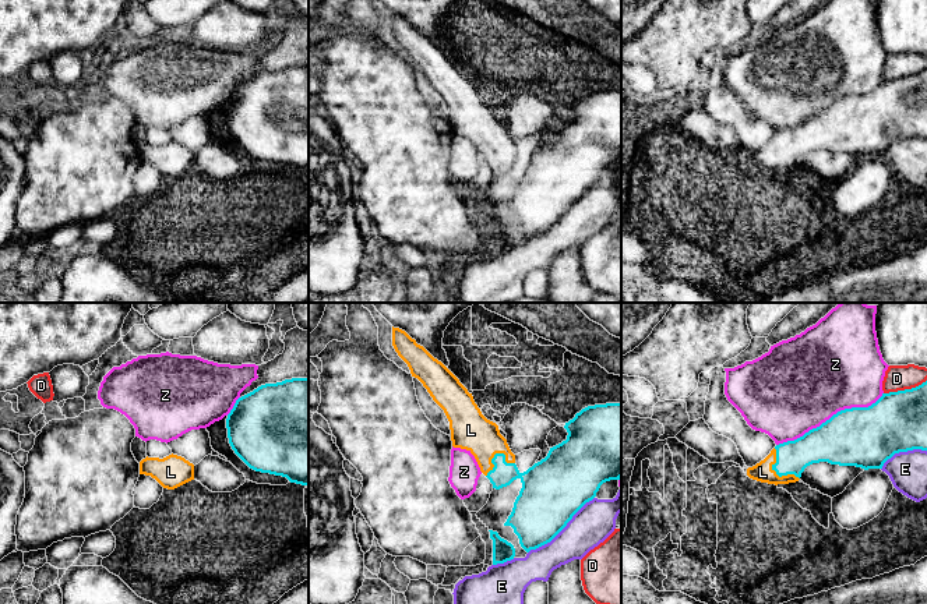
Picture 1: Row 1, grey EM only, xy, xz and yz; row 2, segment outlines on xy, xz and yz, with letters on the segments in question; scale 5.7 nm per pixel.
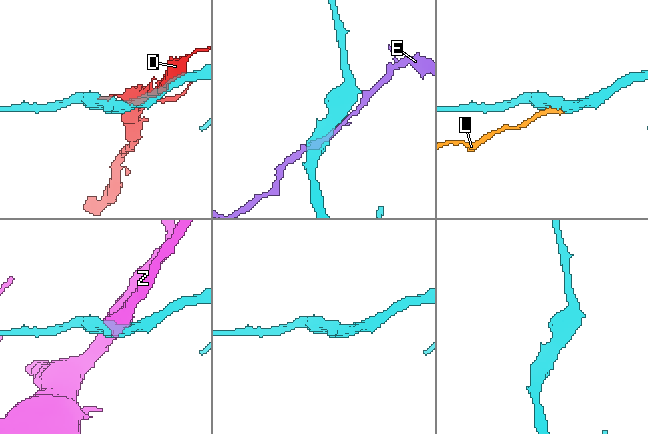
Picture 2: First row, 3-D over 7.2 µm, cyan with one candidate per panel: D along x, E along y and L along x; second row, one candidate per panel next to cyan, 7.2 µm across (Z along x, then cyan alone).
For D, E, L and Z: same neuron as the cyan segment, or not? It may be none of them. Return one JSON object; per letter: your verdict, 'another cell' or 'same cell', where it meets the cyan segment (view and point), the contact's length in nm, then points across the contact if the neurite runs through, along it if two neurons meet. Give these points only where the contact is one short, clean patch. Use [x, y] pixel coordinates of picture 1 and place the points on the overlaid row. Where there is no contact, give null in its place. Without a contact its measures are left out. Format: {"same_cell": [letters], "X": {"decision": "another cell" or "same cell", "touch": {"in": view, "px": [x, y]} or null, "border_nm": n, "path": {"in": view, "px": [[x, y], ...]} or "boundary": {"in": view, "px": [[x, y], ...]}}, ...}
{"same_cell": ["L"], "D": {"decision": "another cell", "touch": {"in": "yz", "px": [905, 389]}, "border_nm": 260}, "E": {"decision": "another cell", "touch": {"in": "xz", "px": [561, 529]}, "border_nm": 500}, "L": {"decision": "same cell", "touch": {"in": "yz", "px": [775, 470]}, "border_nm": 240, "path": {"in": "yz", "px": [[793, 456], [775, 470], [762, 472]]}}, "Z": {"decision": "another cell", "touch": {"in": "yz", "px": [831, 417]}, "border_nm": 700}}

